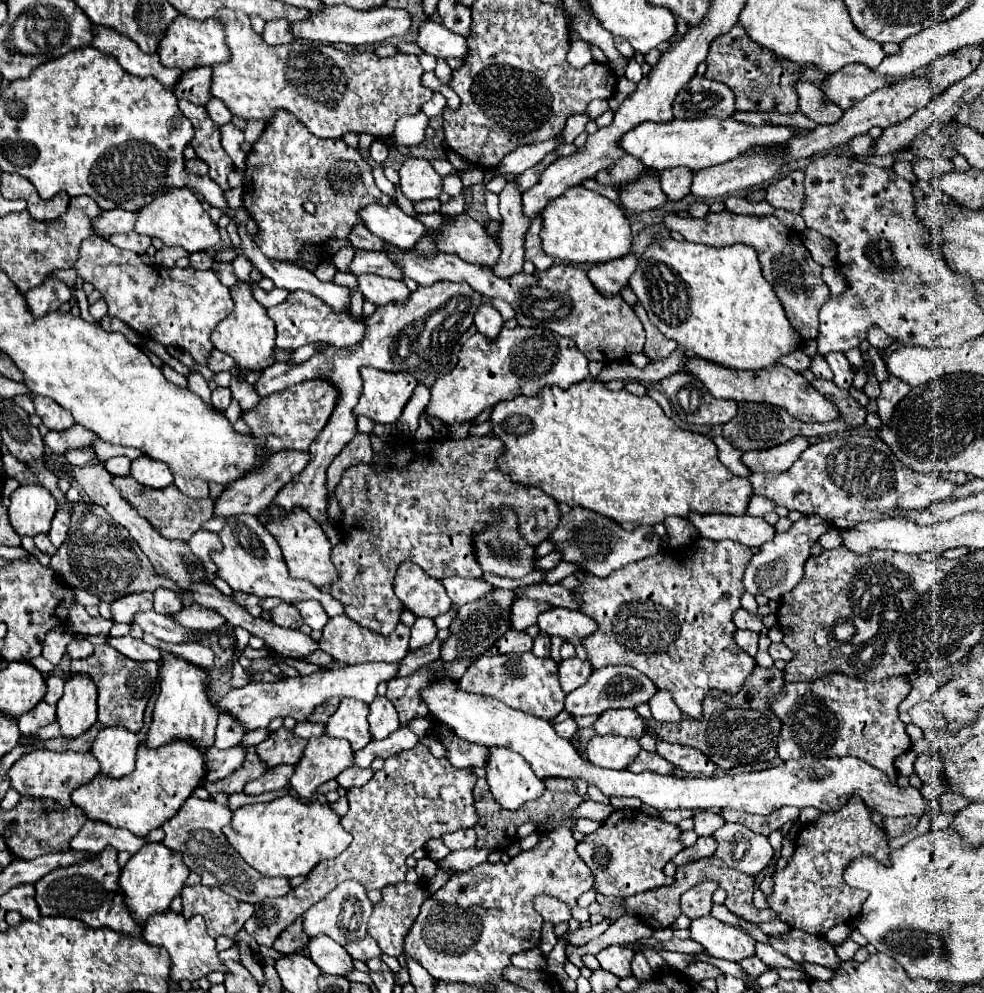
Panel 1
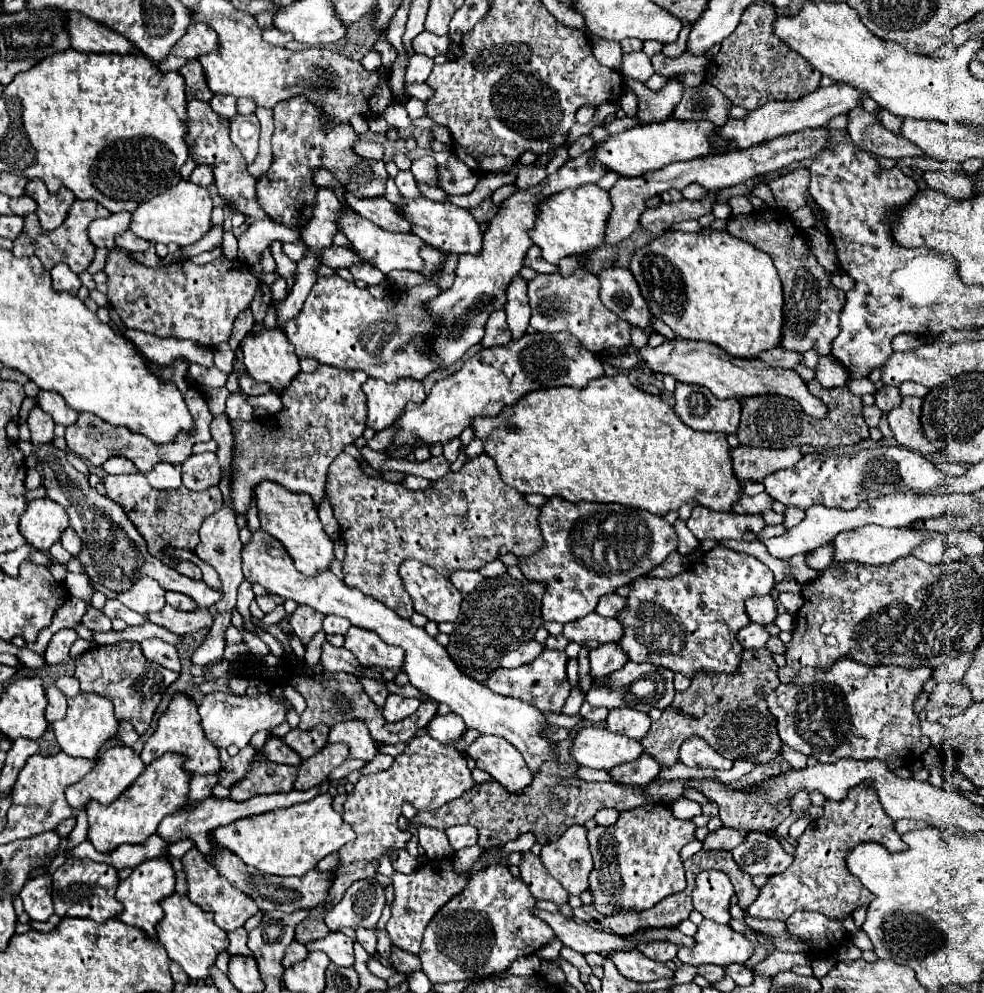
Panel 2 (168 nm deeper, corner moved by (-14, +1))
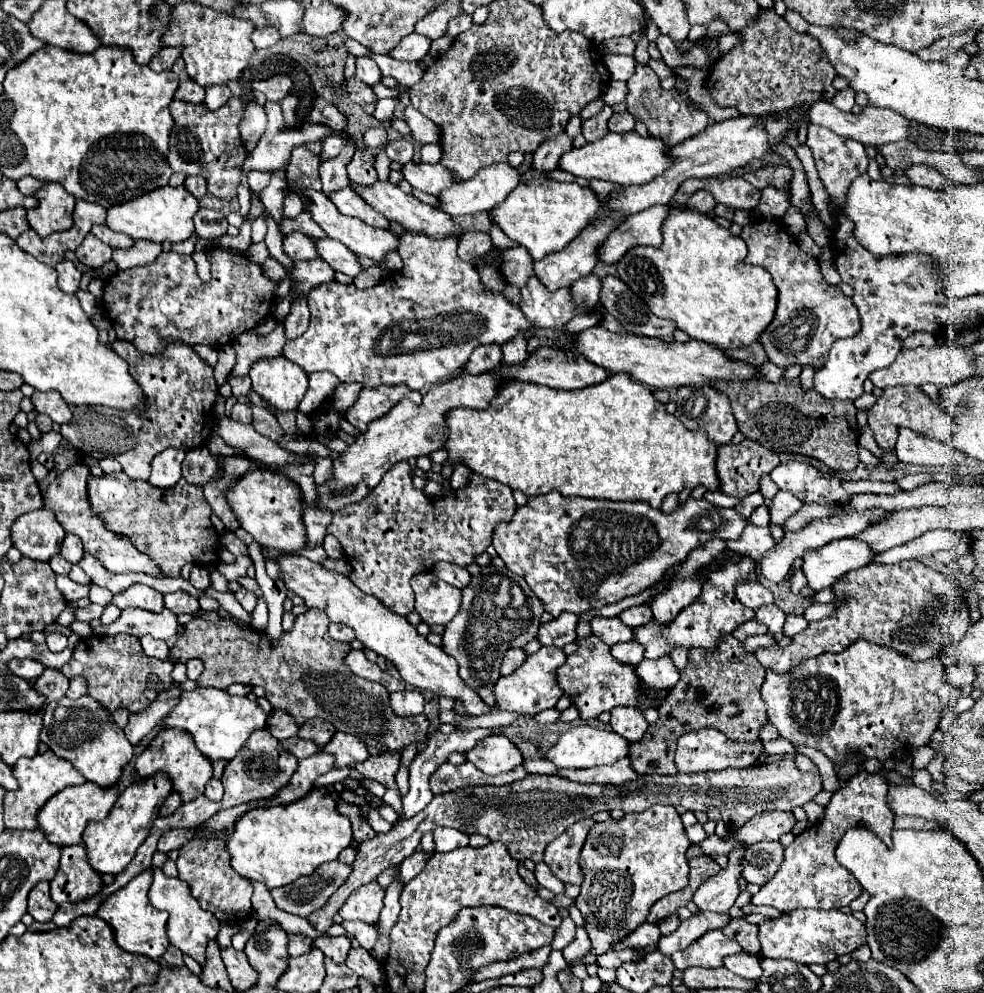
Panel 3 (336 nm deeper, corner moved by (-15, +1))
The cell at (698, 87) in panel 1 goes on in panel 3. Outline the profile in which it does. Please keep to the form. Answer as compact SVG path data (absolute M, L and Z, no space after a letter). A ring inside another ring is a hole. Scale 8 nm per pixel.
M637 64L637 70L633 74L631 80L627 80L627 86L629 86L629 94L625 98L627 102L627 110L637 118L641 120L647 130L649 130L649 136L653 138L663 138L663 142L667 142L667 148L687 140L689 136L695 136L699 132L705 130L705 126L709 124L709 118L705 112L697 110L691 106L689 98L685 94L681 94L679 90L671 90L671 92L665 92L661 86L659 86L659 78L657 74L649 68L649 66L643 66L643 64Z

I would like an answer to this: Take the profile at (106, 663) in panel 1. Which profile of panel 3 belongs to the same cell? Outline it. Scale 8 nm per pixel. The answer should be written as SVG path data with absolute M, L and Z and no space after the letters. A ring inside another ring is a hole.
M127 634L117 636L89 636L81 638L73 650L71 660L65 664L67 676L85 676L89 682L89 696L101 702L109 712L125 706L129 712L141 712L157 694L171 688L171 662L159 662L143 654L139 638Z

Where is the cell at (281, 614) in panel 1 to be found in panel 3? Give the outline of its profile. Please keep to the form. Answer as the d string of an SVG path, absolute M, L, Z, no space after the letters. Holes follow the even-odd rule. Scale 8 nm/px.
M309 608L309 612L295 618L293 628L283 632L279 642L273 642L267 632L253 630L247 622L237 618L219 622L207 622L203 618L193 618L185 624L183 634L171 648L171 664L185 664L199 658L205 666L203 674L197 678L197 686L229 688L231 684L263 686L267 700L273 708L289 712L299 724L321 718L347 734L355 734L363 740L371 756L385 752L399 752L409 744L421 744L429 734L429 720L425 714L411 718L383 718L383 686L355 676L343 658L351 652L349 644L335 642L329 632L329 618L323 610Z

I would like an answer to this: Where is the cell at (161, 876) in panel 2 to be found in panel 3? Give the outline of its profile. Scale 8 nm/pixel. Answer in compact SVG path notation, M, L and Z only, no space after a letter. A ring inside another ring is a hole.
M151 870L141 872L139 876L135 876L125 888L113 892L97 910L97 916L105 922L109 922L109 926L113 928L115 940L117 944L131 954L143 954L151 960L159 960L159 956L163 956L163 952L167 950L169 942L167 942L167 934L165 934L165 926L167 926L167 912L155 910L149 904L147 898L147 890L151 886Z

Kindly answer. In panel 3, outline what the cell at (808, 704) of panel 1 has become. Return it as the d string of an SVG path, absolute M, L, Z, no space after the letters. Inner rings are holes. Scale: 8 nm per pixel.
M855 640L847 650L839 654L821 654L807 658L787 674L775 674L767 670L761 696L767 704L767 718L777 728L781 738L793 744L809 746L823 752L831 762L841 762L849 750L859 750L865 758L887 760L895 750L911 750L925 746L939 726L941 712L947 702L959 698L961 690L945 680L943 654L925 662L909 660L897 650L871 644L867 640Z

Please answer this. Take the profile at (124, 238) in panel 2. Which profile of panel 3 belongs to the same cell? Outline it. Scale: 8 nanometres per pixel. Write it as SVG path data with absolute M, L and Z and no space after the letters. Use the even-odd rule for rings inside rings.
M93 226L91 232L93 232L101 242L105 242L107 246L111 246L113 250L115 250L115 248L131 248L133 242L135 242L131 236L113 232L113 230L109 230L107 226Z

